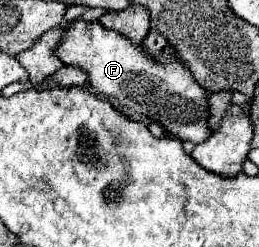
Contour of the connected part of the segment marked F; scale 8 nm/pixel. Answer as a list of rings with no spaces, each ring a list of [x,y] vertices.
[[[82,20],[70,24],[62,42],[58,44],[56,56],[66,66],[76,66],[86,72],[88,86],[94,94],[116,98],[122,106],[128,106],[134,114],[142,114],[142,116],[148,116],[152,122],[158,122],[172,136],[200,144],[212,134],[212,130],[208,128],[210,108],[208,108],[206,92],[200,88],[200,84],[194,80],[194,74],[182,60],[168,60],[168,62],[160,64],[156,60],[150,60],[150,56],[146,56],[146,52],[142,52],[142,46],[134,44],[130,38],[104,28],[100,22],[82,22]]]

